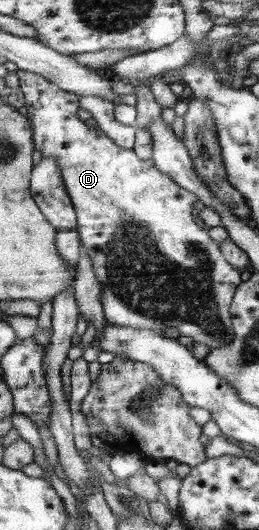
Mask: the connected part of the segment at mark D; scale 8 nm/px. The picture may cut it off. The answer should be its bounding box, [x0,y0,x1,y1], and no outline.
[16,70,242,349]

